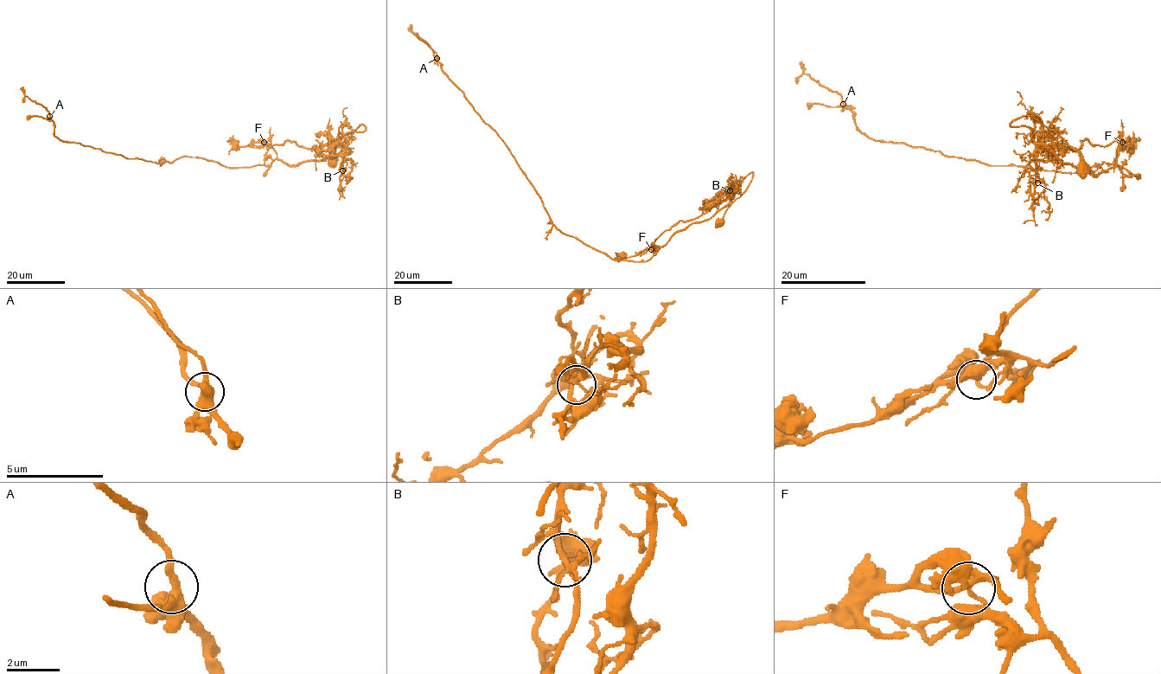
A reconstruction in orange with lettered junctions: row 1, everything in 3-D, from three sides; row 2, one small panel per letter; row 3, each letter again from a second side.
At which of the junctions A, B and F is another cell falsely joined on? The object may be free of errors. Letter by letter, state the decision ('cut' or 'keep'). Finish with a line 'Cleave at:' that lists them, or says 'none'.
A: keep
B: keep
F: cut
Cleave at: F

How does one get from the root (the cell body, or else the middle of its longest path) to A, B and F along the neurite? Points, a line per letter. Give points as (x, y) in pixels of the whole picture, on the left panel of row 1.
A: (332, 162), (363, 125), (334, 157), (227, 167), (64, 142), (49, 116)
B: (332, 162), (331, 156), (339, 142), (363, 125), (365, 131), (344, 135), (347, 144), (342, 170)
F: (332, 162), (339, 142), (363, 125), (365, 131), (348, 131), (315, 148), (289, 141), (264, 143)

